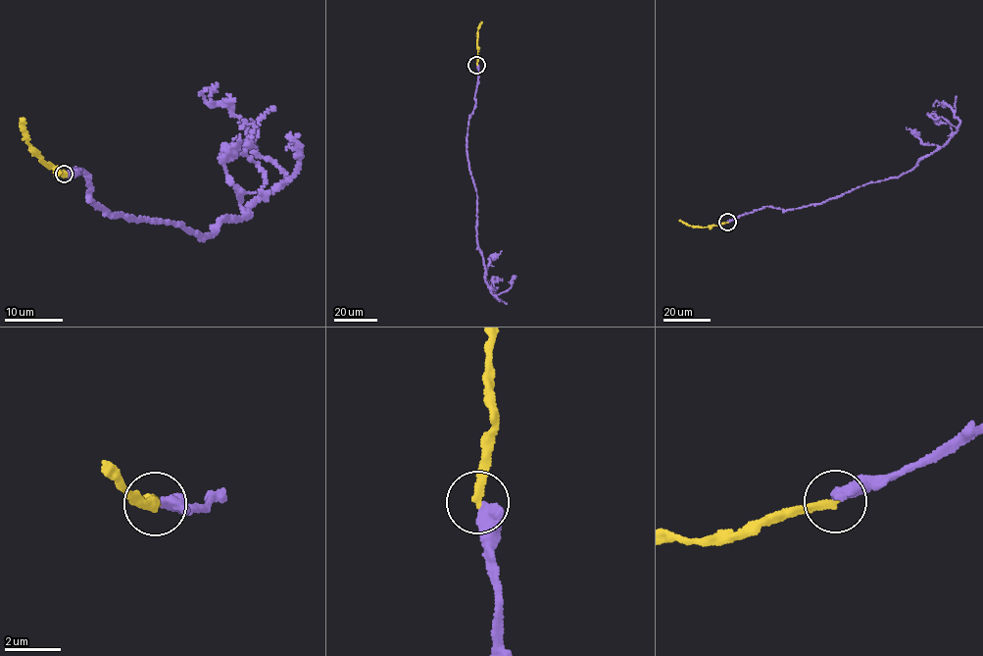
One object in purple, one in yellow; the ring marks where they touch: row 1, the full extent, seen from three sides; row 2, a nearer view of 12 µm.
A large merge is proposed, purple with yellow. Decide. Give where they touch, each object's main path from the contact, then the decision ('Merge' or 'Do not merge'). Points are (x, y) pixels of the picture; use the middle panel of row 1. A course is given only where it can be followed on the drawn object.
Place: (476, 65). Course of purple: (477, 65), (466, 152), (486, 283), (499, 300), (488, 287), (493, 278). Course of yellow: (476, 65), (477, 32), (482, 22). Do not merge

